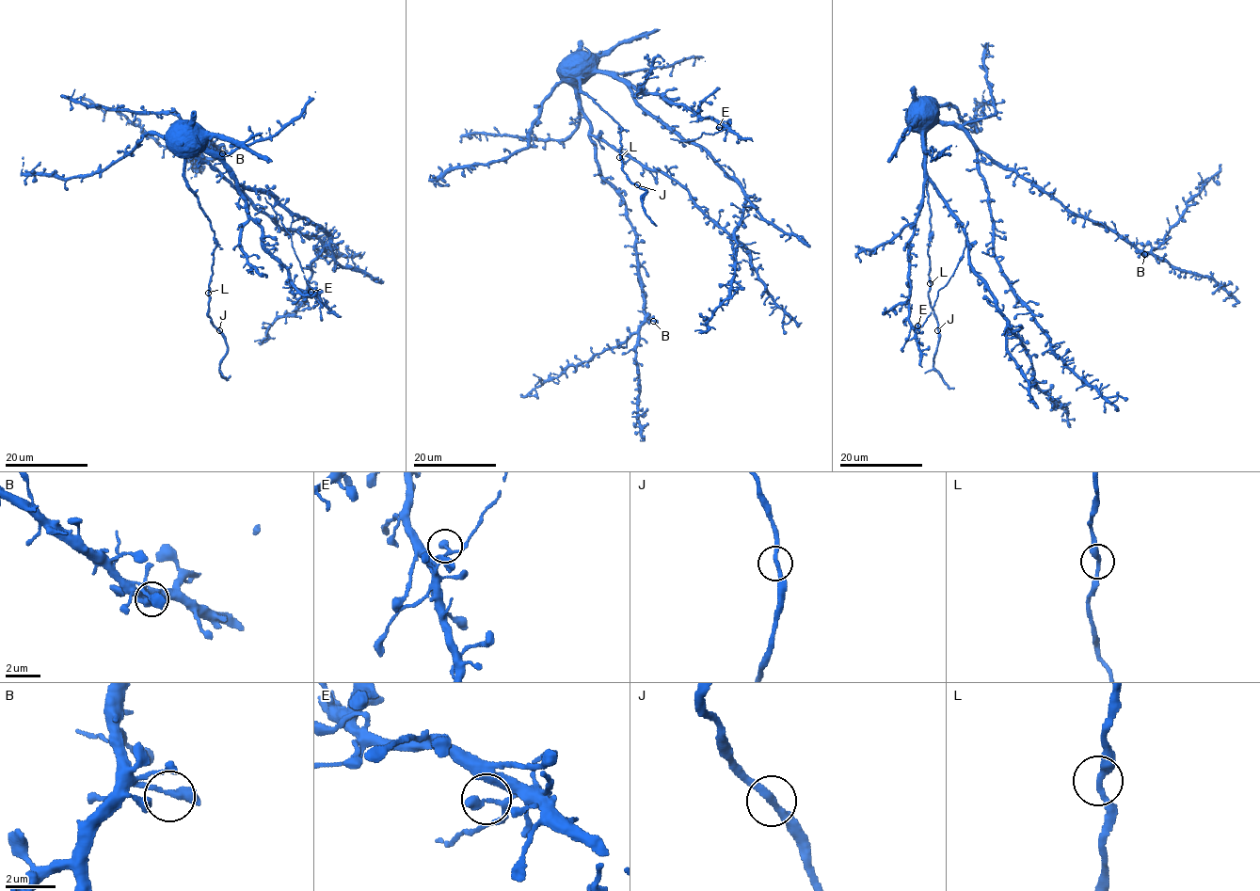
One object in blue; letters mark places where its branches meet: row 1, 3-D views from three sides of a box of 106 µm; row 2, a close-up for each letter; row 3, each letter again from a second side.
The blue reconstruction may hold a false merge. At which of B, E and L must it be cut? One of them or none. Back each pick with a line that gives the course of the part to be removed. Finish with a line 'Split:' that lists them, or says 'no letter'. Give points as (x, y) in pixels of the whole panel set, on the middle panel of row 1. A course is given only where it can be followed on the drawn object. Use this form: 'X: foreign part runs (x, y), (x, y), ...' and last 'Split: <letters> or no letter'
Split: no letter

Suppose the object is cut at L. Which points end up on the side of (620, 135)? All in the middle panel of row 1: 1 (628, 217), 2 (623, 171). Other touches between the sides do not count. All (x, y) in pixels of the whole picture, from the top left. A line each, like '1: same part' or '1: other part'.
1: same part
2: other part

